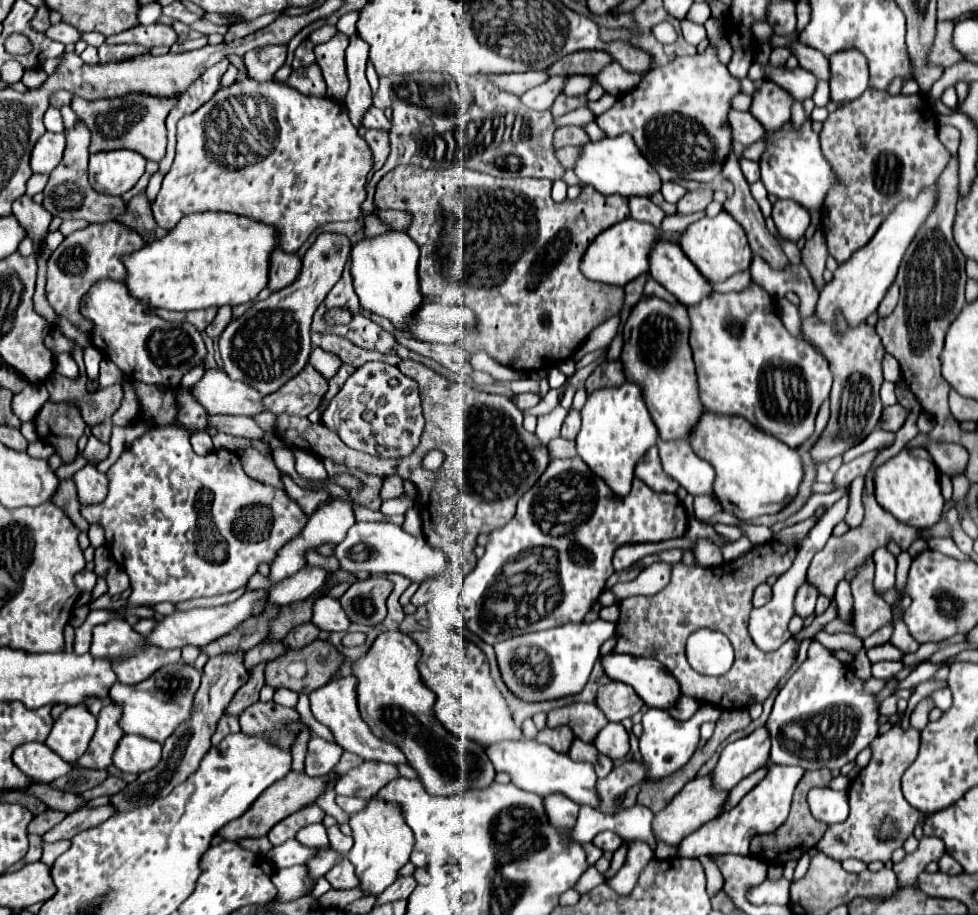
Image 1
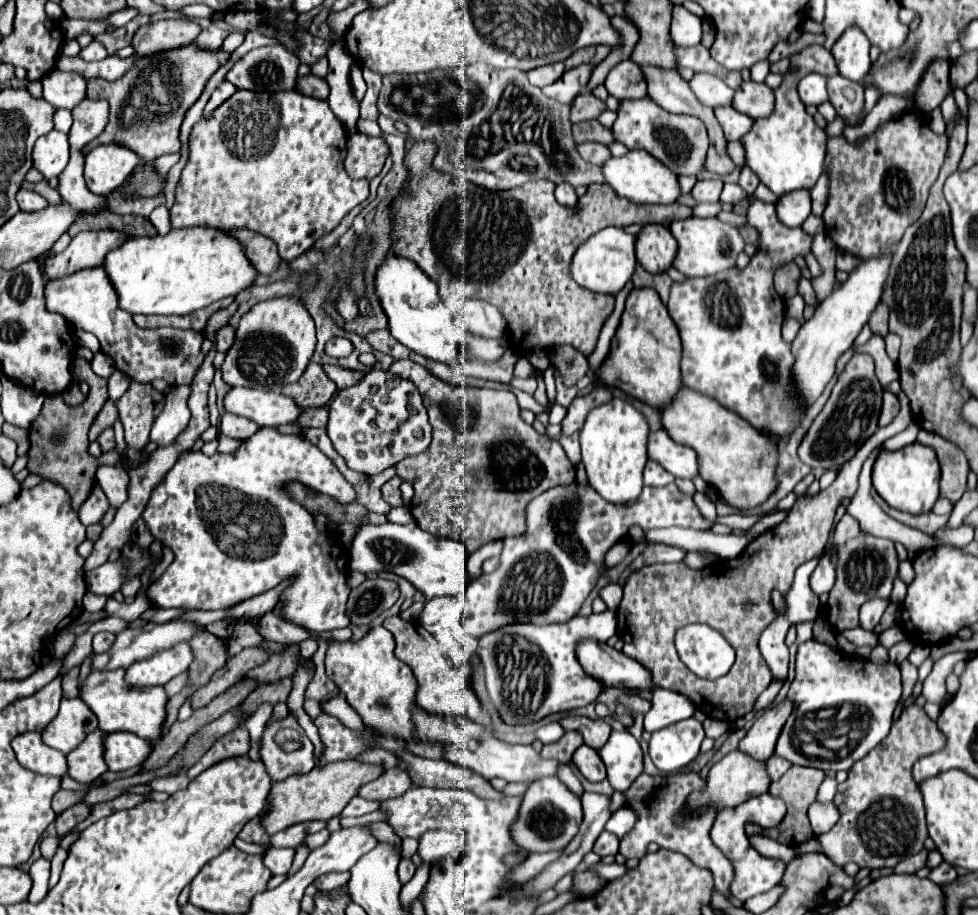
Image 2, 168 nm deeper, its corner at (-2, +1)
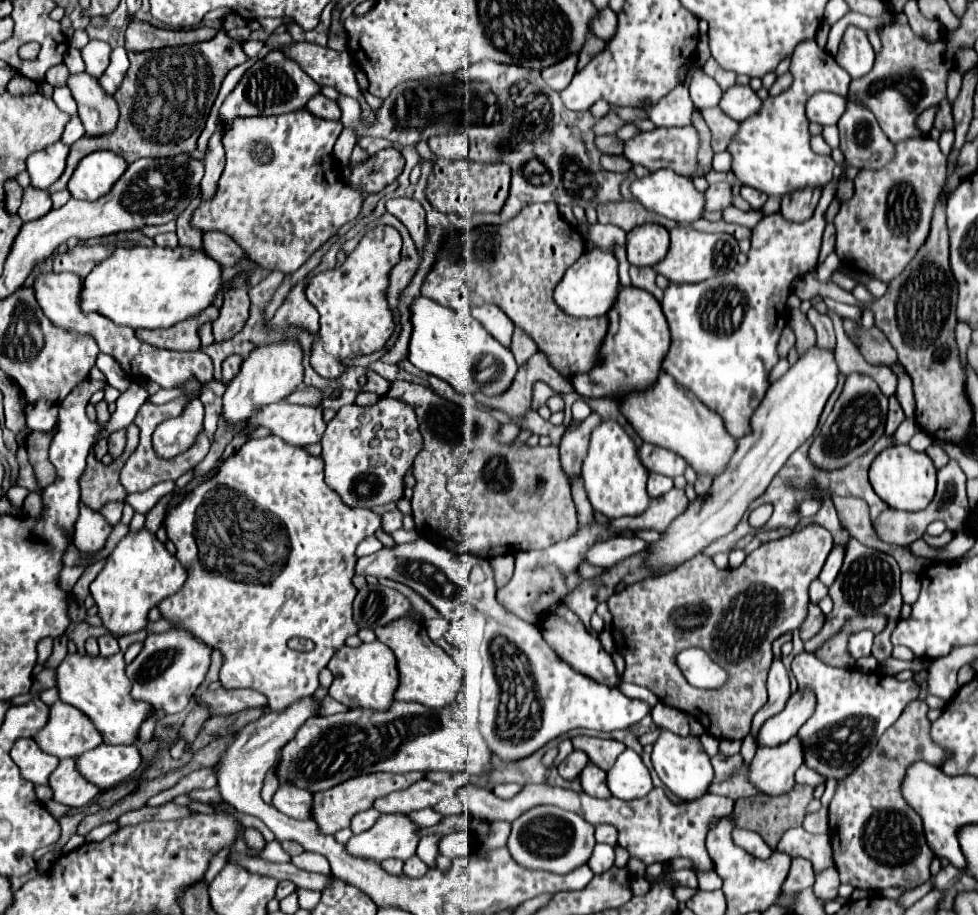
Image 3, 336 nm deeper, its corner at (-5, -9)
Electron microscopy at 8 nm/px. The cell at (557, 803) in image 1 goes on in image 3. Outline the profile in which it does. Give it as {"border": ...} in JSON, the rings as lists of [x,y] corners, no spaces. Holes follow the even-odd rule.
{"border":[[[536,806],[524,812],[512,822],[512,832],[508,836],[508,852],[520,866],[554,874],[568,874],[576,866],[588,864],[594,844],[594,826],[558,806]]]}

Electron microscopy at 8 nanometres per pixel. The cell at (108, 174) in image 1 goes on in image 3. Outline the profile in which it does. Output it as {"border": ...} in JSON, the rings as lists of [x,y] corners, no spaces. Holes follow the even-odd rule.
{"border":[[[96,150],[94,154],[88,154],[86,158],[82,158],[82,162],[78,162],[68,182],[68,190],[72,198],[78,200],[100,198],[110,192],[110,188],[122,176],[126,166],[128,164],[122,156],[108,150]]]}

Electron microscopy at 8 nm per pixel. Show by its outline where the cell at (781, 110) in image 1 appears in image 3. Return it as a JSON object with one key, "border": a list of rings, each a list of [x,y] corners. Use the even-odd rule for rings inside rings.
{"border":[[[732,86],[726,90],[720,98],[720,104],[724,114],[734,118],[736,122],[742,122],[744,118],[756,114],[762,106],[762,100],[756,96],[756,92],[750,86]]]}

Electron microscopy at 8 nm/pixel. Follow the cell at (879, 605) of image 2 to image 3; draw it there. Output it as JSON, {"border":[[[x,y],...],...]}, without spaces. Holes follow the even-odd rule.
{"border":[[[862,630],[862,632],[858,632],[858,634],[852,634],[850,640],[848,640],[850,656],[852,656],[854,660],[864,658],[864,656],[870,656],[872,640],[874,640],[874,634],[872,634],[870,630]]]}

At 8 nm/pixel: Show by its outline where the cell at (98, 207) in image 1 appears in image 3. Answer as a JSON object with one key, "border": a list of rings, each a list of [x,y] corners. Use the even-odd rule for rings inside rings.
{"border":[[[70,74],[66,86],[78,102],[78,116],[86,128],[86,136],[110,134],[118,122],[116,100],[100,88],[98,78],[90,74]]]}

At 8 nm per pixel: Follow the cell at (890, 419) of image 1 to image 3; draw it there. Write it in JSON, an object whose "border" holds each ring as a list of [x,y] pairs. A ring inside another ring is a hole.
{"border":[[[890,396],[890,412],[888,412],[888,422],[886,422],[886,434],[892,436],[896,432],[896,428],[904,422],[904,410],[900,408],[896,396]]]}

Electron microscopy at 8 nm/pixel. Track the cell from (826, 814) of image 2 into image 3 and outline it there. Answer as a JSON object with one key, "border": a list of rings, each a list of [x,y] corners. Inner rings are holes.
{"border":[[[804,828],[788,830],[782,836],[782,842],[778,842],[776,850],[786,852],[788,856],[804,856],[804,858],[808,858],[812,862],[816,874],[820,874],[822,870],[826,870],[826,868],[830,868],[834,864],[828,834],[816,836],[816,834],[808,834]]]}

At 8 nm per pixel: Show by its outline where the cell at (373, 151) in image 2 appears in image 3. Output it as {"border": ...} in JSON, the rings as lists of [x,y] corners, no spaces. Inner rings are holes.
{"border":[[[386,148],[370,156],[364,164],[358,164],[350,174],[350,182],[366,192],[380,192],[402,174],[402,168],[404,158],[400,150]]]}

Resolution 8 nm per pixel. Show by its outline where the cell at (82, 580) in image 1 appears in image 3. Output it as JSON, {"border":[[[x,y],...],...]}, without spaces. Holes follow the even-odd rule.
{"border":[[[142,528],[138,532],[128,532],[114,552],[106,558],[104,568],[90,584],[92,598],[98,606],[98,618],[102,626],[116,638],[146,630],[148,612],[156,608],[164,598],[176,594],[186,582],[186,570],[174,554],[152,534]]]}

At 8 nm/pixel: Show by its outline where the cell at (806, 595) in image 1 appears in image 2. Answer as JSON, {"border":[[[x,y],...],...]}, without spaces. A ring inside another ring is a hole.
{"border":[[[827,552],[827,554],[821,558],[821,562],[817,564],[815,572],[811,574],[811,590],[813,590],[817,596],[821,596],[821,594],[831,592],[833,584],[835,584],[835,570],[833,570],[833,566],[831,566],[831,562],[829,562],[829,552]]]}

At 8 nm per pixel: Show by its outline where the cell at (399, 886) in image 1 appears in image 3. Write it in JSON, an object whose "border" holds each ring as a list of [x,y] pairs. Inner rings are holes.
{"border":[[[418,856],[408,858],[408,860],[404,862],[404,874],[410,876],[410,878],[420,878],[420,876],[424,876],[426,872],[428,872],[428,866],[426,866]]]}

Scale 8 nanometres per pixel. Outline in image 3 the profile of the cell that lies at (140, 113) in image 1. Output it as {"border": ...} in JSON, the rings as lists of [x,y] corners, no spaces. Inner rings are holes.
{"border":[[[222,30],[212,40],[206,42],[144,52],[128,52],[128,56],[130,56],[128,74],[114,94],[120,106],[120,120],[116,130],[104,138],[82,136],[78,142],[74,142],[70,146],[66,170],[54,182],[54,186],[48,188],[50,194],[64,190],[76,164],[94,150],[116,152],[128,164],[142,156],[162,158],[196,150],[196,140],[204,130],[206,118],[220,90],[222,78],[234,66],[248,60],[248,56],[242,50],[242,42],[230,38]]]}

